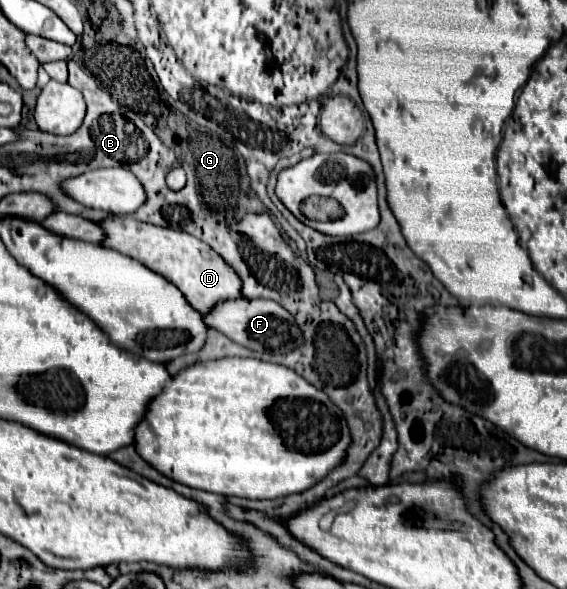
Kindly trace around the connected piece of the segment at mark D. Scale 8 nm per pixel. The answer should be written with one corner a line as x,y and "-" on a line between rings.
106,217
98,223
106,233
104,247
110,247
118,253
124,253
136,261
140,261
150,271
162,275
166,281
176,285
186,301
198,309
198,313
208,313
218,301
238,299
242,297
240,277
236,271
222,261
218,253
214,253
206,243
200,239
184,233
174,231
170,227
158,227
144,221
136,221
132,217

